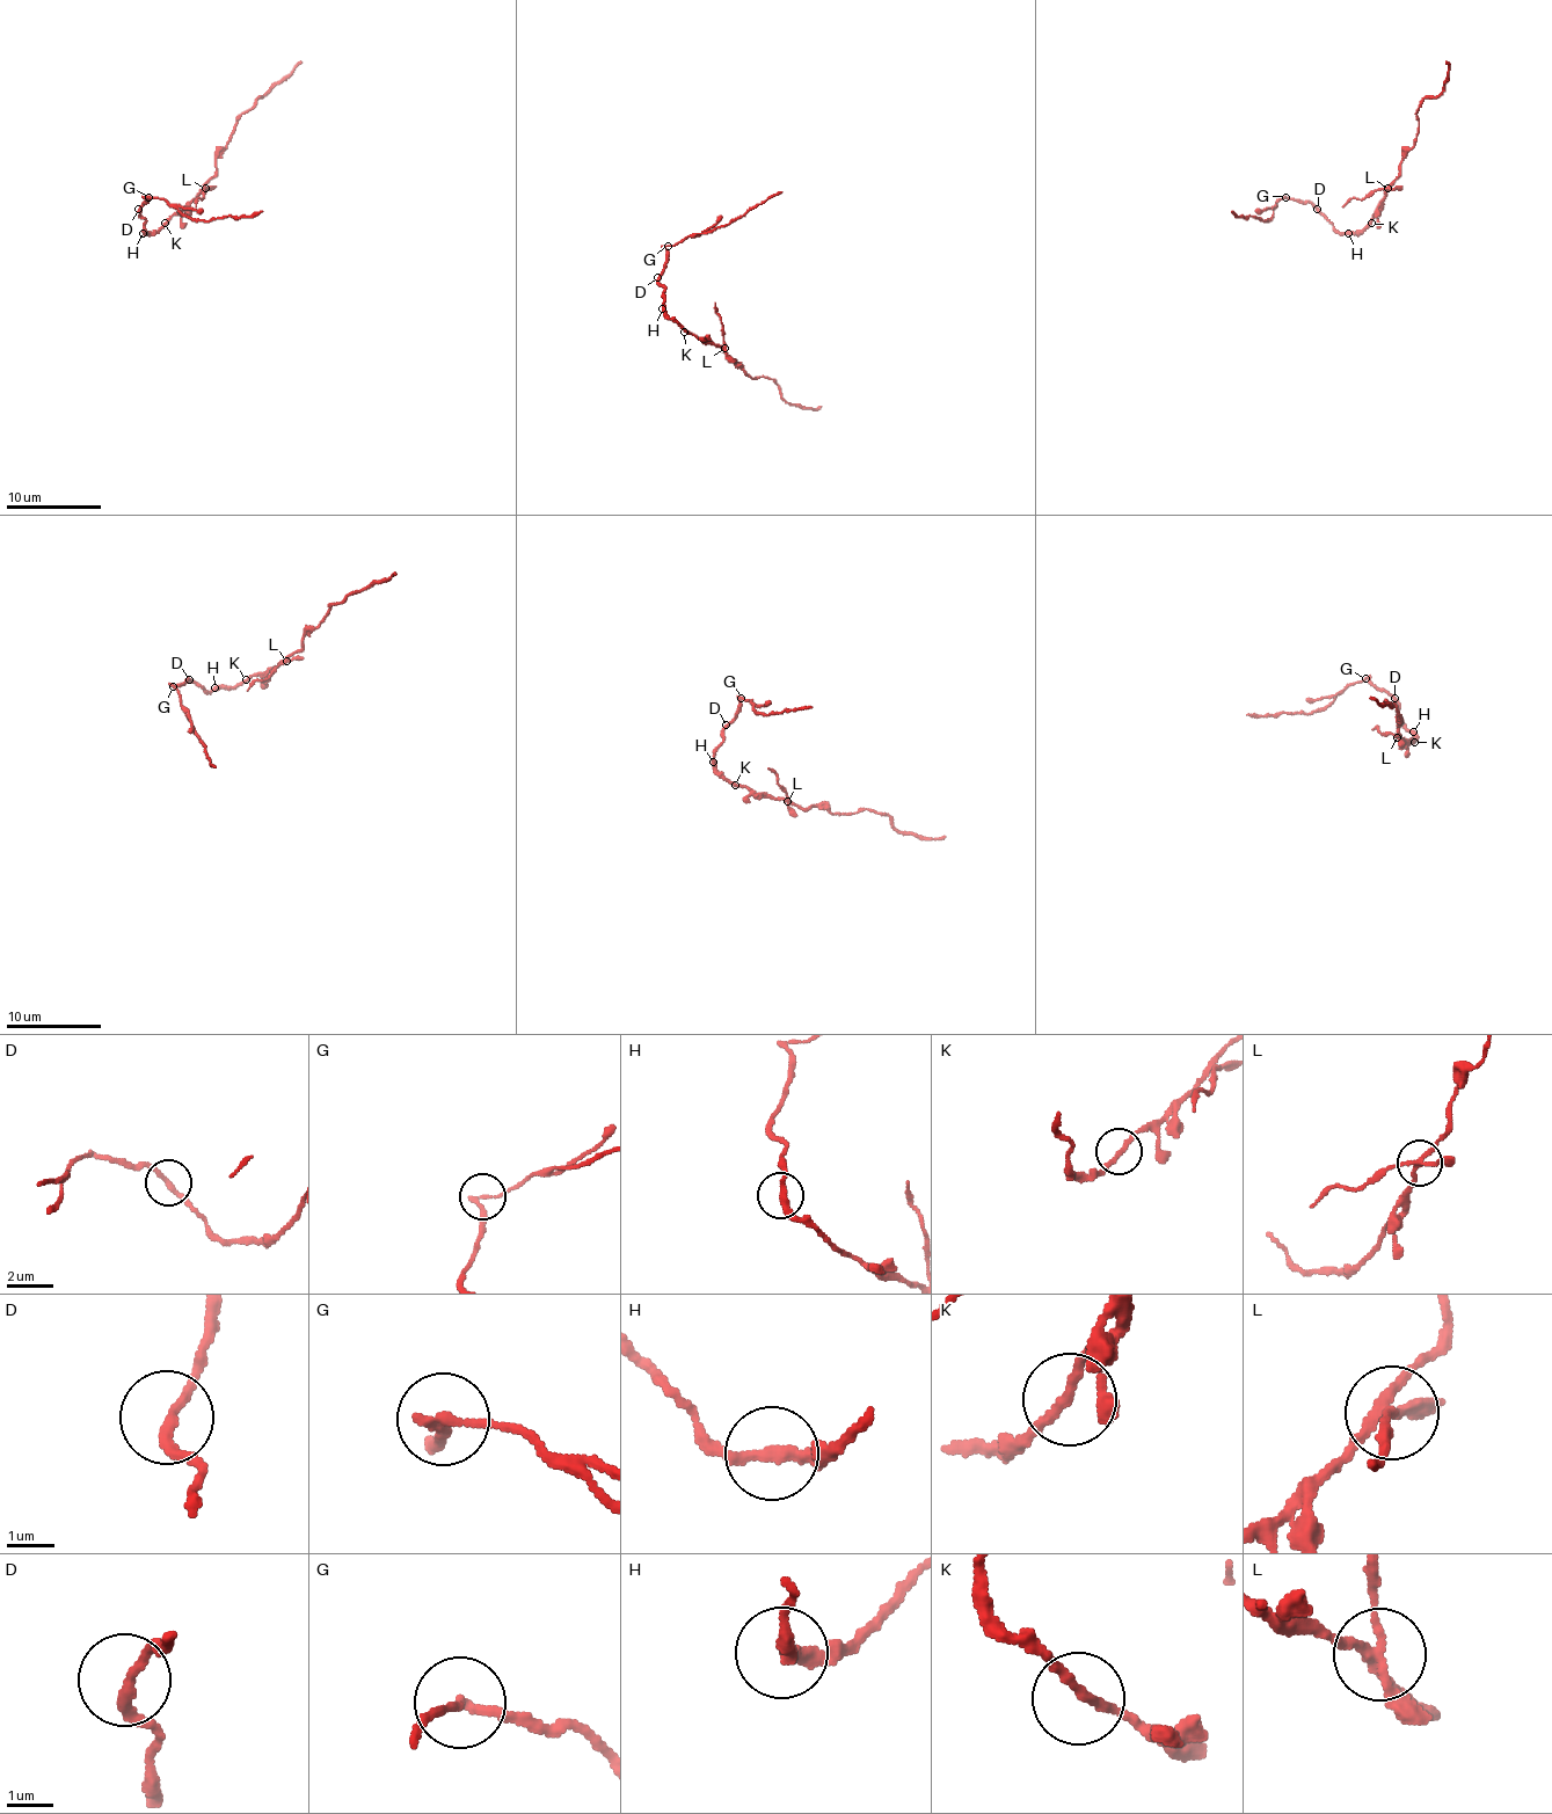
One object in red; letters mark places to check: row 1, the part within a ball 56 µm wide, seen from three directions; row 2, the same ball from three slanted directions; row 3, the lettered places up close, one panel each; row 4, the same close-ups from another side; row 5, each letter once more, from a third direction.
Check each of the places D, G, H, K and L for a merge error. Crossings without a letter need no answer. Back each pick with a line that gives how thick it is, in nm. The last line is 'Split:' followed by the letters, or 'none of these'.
G: 180 nm
L: 200 nm
Split: G, L

